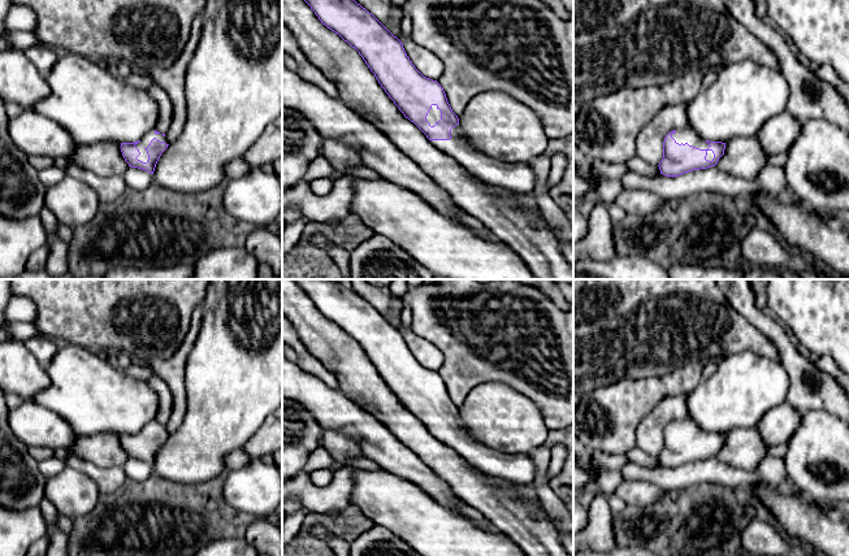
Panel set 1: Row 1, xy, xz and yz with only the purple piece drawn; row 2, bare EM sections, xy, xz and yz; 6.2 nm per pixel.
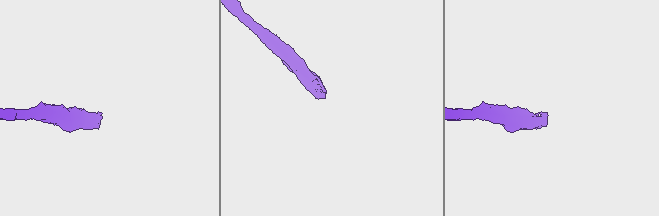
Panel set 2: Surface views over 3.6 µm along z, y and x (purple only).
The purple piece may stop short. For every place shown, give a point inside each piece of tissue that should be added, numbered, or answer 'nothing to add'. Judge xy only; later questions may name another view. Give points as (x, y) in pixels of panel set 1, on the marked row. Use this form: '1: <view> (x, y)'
1: xy (144, 142)

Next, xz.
1: xz (434, 114)

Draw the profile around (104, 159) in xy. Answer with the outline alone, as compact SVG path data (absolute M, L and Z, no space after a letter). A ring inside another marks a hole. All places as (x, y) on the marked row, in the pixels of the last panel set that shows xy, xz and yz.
M96 142L79 145L69 157L72 165L79 166L98 177L124 175L130 168L121 152L118 142Z

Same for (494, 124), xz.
M488 91L473 96L459 118L463 140L508 164L530 164L547 149L537 113L516 99Z

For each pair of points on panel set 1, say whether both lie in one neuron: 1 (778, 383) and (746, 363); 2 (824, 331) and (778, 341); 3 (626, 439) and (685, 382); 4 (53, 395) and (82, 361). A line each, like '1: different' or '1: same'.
1: same
2: different
3: same
4: same

